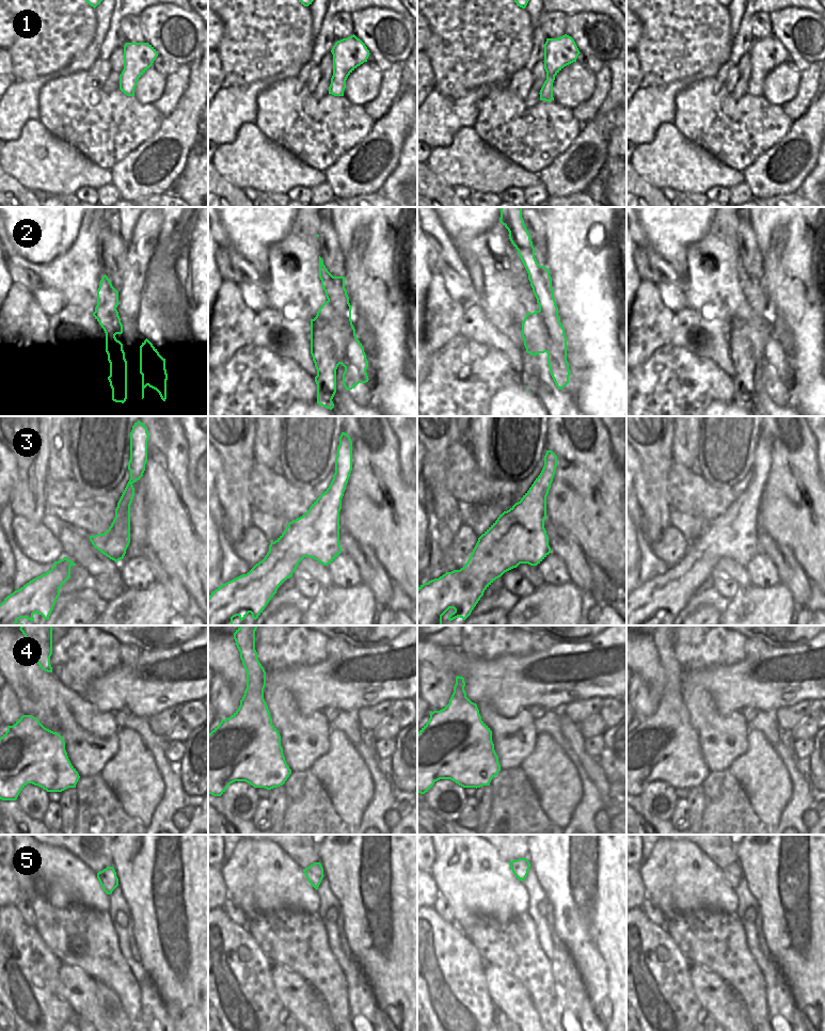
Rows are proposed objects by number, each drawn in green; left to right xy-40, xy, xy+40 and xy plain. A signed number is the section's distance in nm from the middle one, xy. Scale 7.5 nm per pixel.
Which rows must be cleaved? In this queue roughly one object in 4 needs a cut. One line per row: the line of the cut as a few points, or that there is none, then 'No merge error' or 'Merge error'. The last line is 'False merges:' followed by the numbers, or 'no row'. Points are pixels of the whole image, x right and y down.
1: No split. No merge error
2: No split. No merge error
3: No split. No merge error
4: No split. No merge error
5: No split. No merge error
False merges: no row

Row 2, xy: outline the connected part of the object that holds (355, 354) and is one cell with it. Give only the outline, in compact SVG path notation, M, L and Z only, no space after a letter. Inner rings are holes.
M319 256L319 277L328 301L321 305L316 317L311 319L311 354L317 369L315 377L317 403L332 410L334 408L332 399L336 393L336 369L338 365L342 364L345 367L343 384L348 391L359 383L368 382L366 372L368 361L352 324L351 305L345 288L345 276L333 276Z

